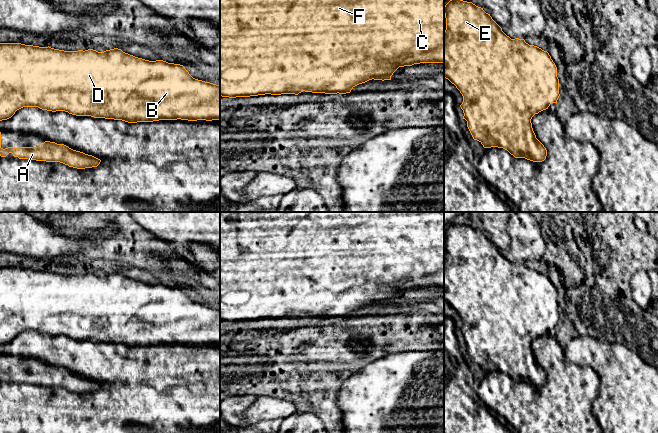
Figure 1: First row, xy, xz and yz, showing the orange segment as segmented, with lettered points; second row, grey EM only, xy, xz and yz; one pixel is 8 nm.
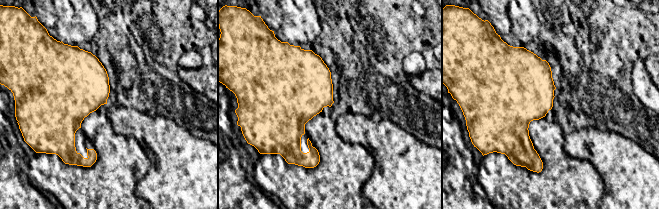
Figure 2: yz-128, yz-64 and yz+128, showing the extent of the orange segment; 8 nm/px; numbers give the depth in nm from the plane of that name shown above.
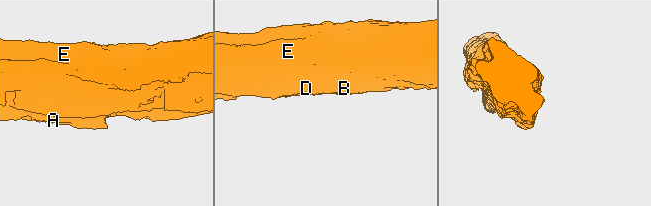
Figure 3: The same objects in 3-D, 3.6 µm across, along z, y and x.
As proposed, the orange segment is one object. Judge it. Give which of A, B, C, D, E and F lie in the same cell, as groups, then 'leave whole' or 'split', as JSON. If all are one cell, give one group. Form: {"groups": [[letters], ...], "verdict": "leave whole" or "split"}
{"groups": [["A", "B", "C", "D", "E", "F"]], "verdict": "leave whole"}

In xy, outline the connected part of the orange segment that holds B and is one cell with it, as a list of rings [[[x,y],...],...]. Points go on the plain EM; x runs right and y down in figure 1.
[[[0,267],[0,345],[11,342],[15,336],[23,331],[38,331],[47,335],[65,335],[76,340],[91,340],[94,342],[105,342],[122,344],[128,347],[153,346],[159,344],[220,344],[220,310],[193,302],[183,289],[168,287],[163,284],[149,285],[135,281],[114,272],[104,276],[93,273],[64,275],[51,271],[39,271],[21,267]]]

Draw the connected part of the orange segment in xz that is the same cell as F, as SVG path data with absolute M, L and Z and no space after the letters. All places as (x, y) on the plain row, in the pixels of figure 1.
M220 212L220 320L236 322L258 319L281 319L305 316L346 318L369 304L391 304L393 297L404 290L420 287L444 287L444 212Z

